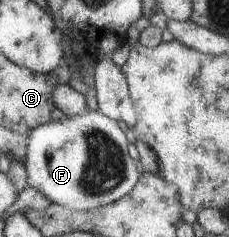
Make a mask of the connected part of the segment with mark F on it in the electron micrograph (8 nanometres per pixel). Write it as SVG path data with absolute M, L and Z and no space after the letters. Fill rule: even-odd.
M87 111L83 115L63 120L49 121L31 130L27 144L24 166L28 173L28 186L43 192L51 202L61 204L69 210L89 212L92 209L112 204L127 195L139 181L137 161L131 158L127 147L131 136L123 132L119 123L101 112Z

